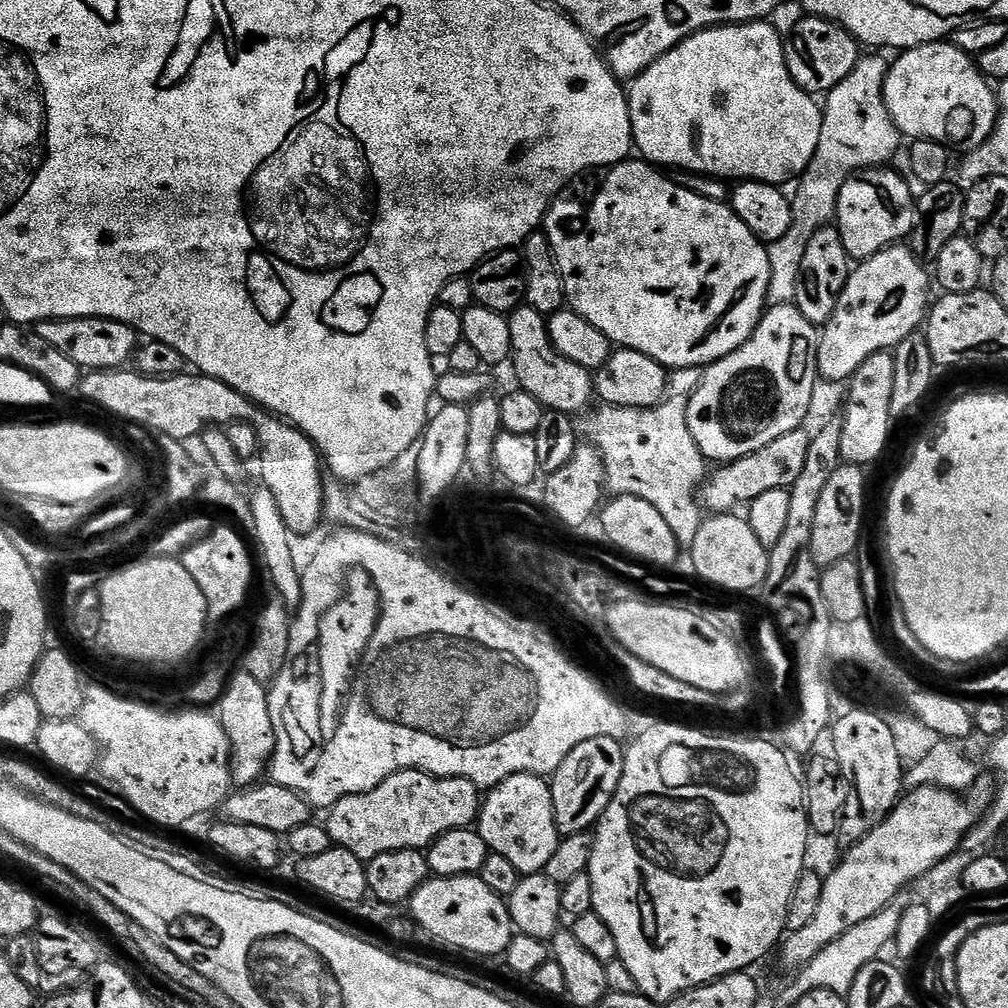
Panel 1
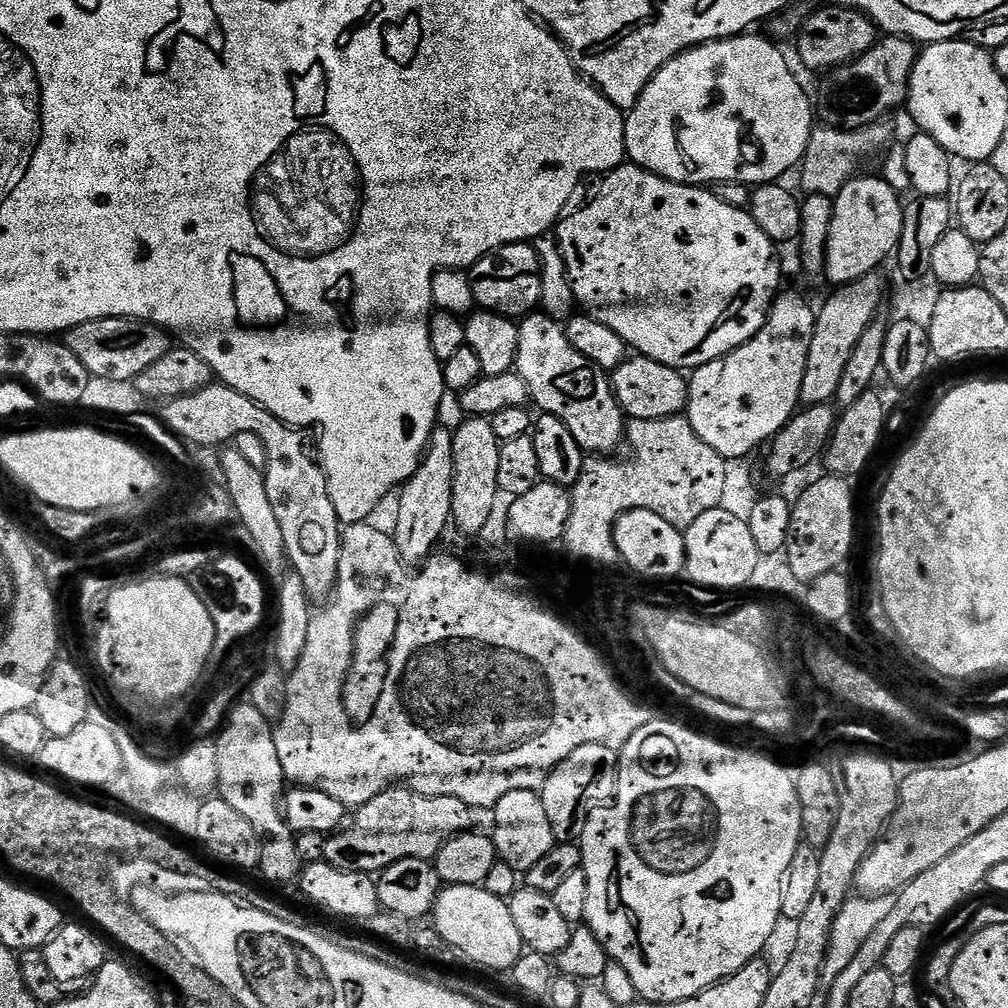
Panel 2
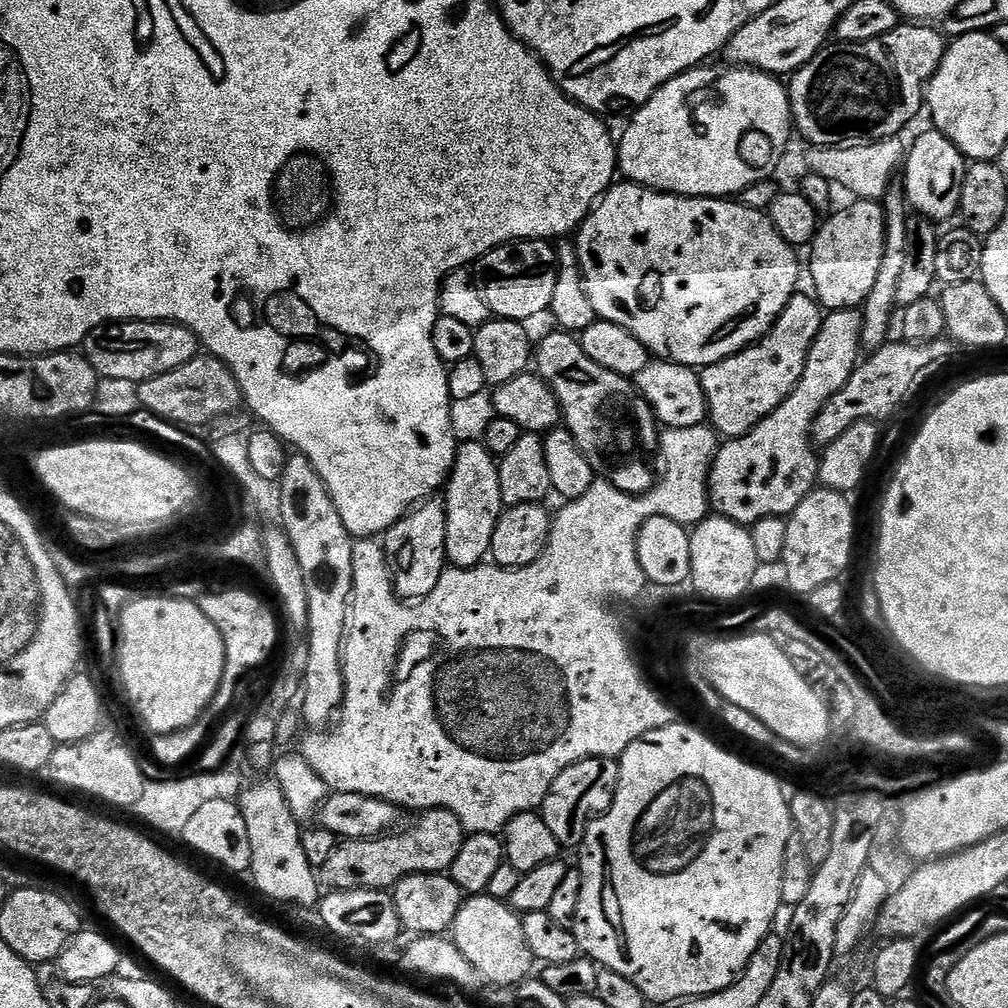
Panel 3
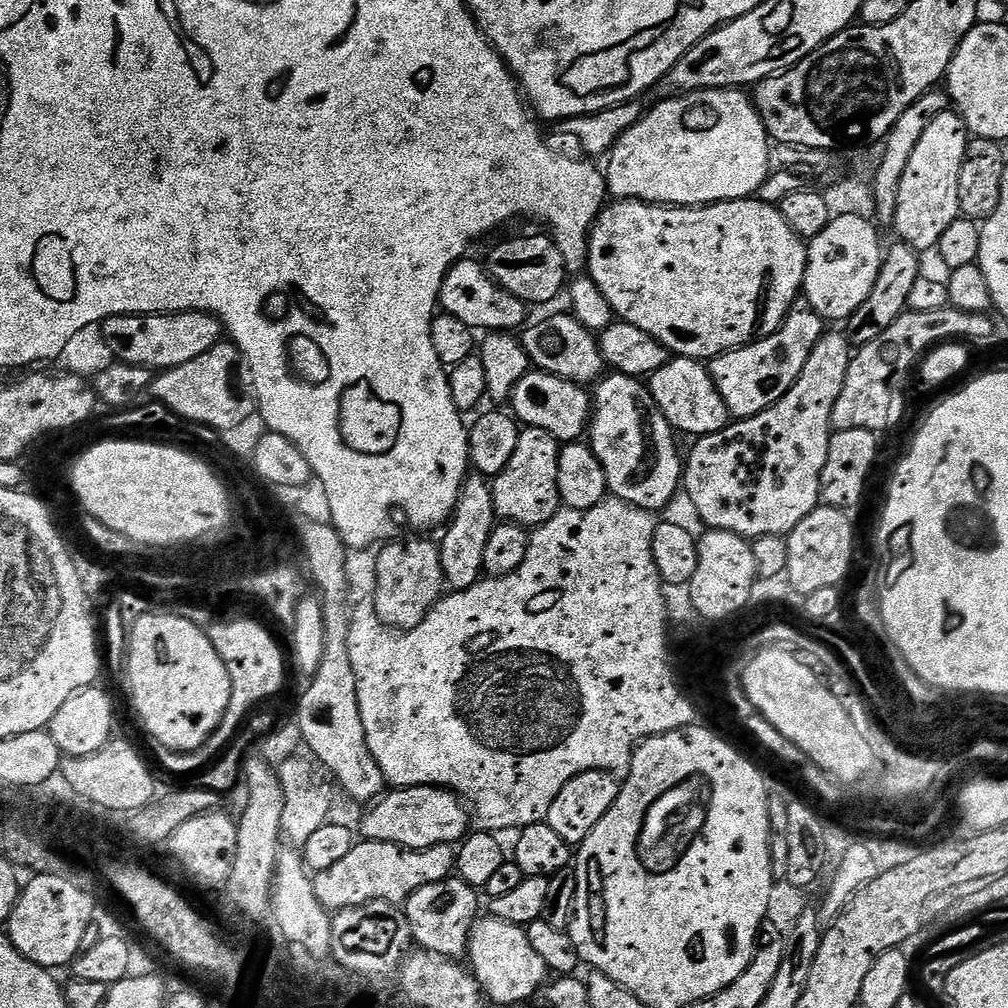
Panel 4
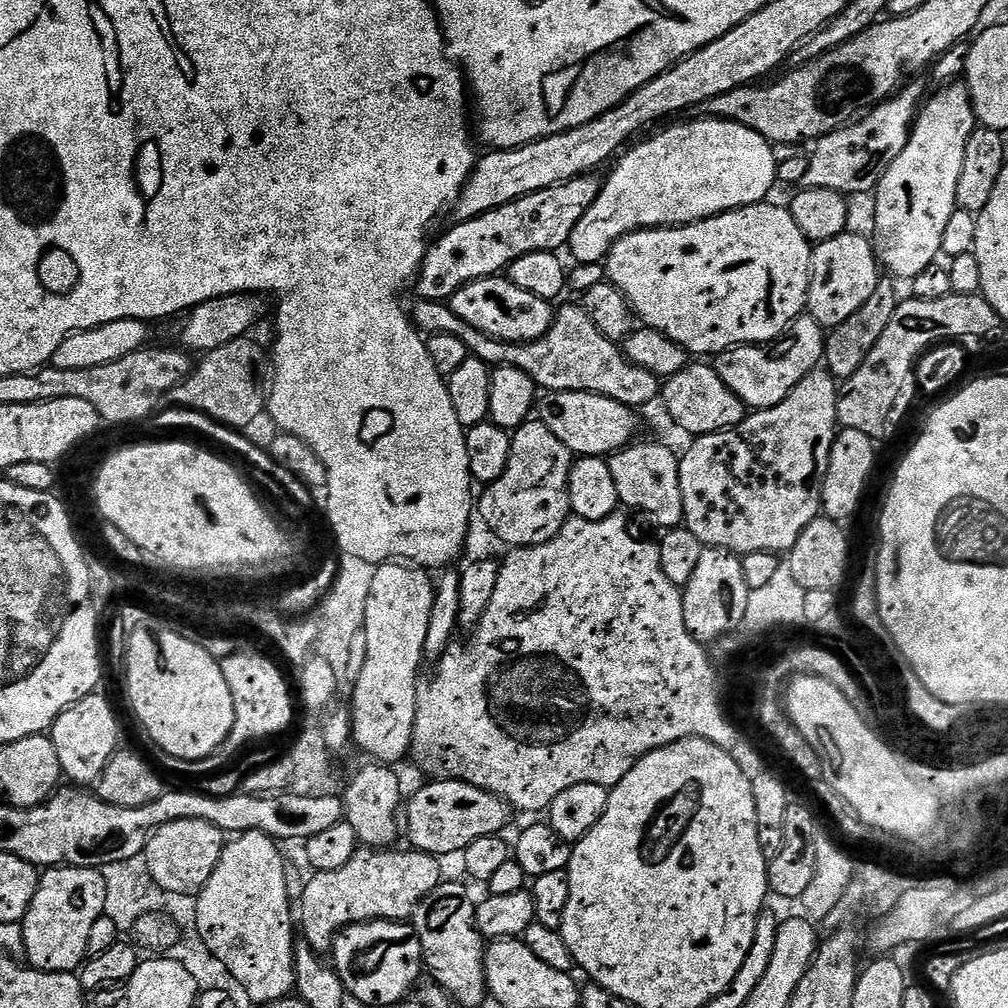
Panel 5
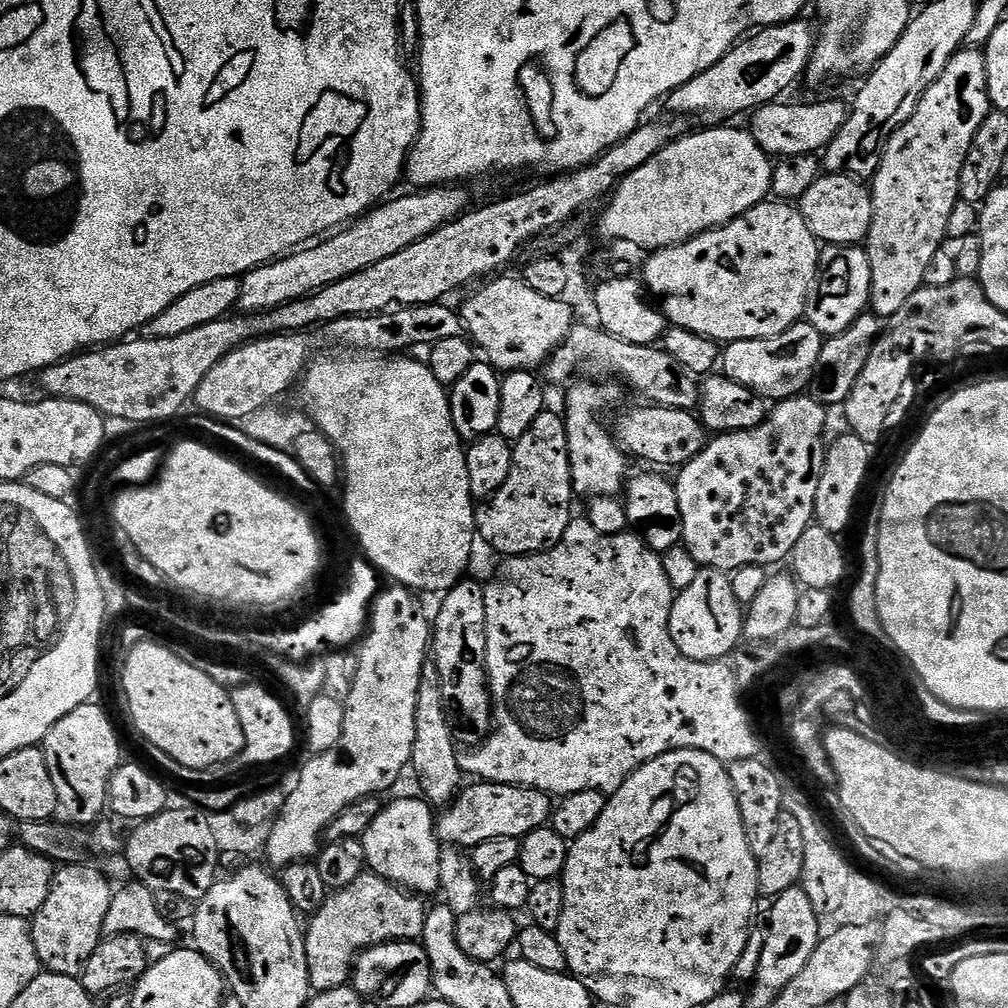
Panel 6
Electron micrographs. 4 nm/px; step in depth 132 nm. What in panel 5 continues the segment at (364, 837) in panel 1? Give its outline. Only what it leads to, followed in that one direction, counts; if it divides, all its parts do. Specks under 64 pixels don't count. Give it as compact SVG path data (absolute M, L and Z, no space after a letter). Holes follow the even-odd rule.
M362 846L342 870L317 872L303 885L300 904L298 900L298 928L303 941L315 952L331 953L336 937L352 924L369 924L371 920L411 921L422 898L441 884L441 861L437 857L415 850L392 851L396 850Z

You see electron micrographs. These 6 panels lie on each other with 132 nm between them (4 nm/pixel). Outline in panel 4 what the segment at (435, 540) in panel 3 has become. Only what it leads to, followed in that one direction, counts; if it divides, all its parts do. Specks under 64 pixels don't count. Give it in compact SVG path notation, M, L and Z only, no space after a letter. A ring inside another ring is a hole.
M412 534L409 540L393 539L378 554L374 603L380 621L389 628L407 630L418 626L445 591L440 549L420 536L423 535Z

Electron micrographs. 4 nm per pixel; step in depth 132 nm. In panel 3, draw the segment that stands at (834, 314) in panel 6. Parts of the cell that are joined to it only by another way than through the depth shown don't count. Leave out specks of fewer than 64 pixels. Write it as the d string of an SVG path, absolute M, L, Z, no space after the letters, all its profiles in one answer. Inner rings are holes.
M856 199L848 209L833 211L829 216L810 245L812 261L806 268L812 271L811 291L825 309L859 309L874 287L874 278L878 278L878 266L882 266L884 210L875 200Z

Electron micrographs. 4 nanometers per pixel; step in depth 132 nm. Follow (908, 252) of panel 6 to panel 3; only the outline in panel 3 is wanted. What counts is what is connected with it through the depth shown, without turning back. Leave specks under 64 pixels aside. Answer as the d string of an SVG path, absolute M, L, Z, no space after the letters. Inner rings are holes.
M935 130L924 132L906 152L902 165L902 191L913 213L941 222L947 216L956 216L960 206L962 182L966 171L966 157L956 149L954 142Z

